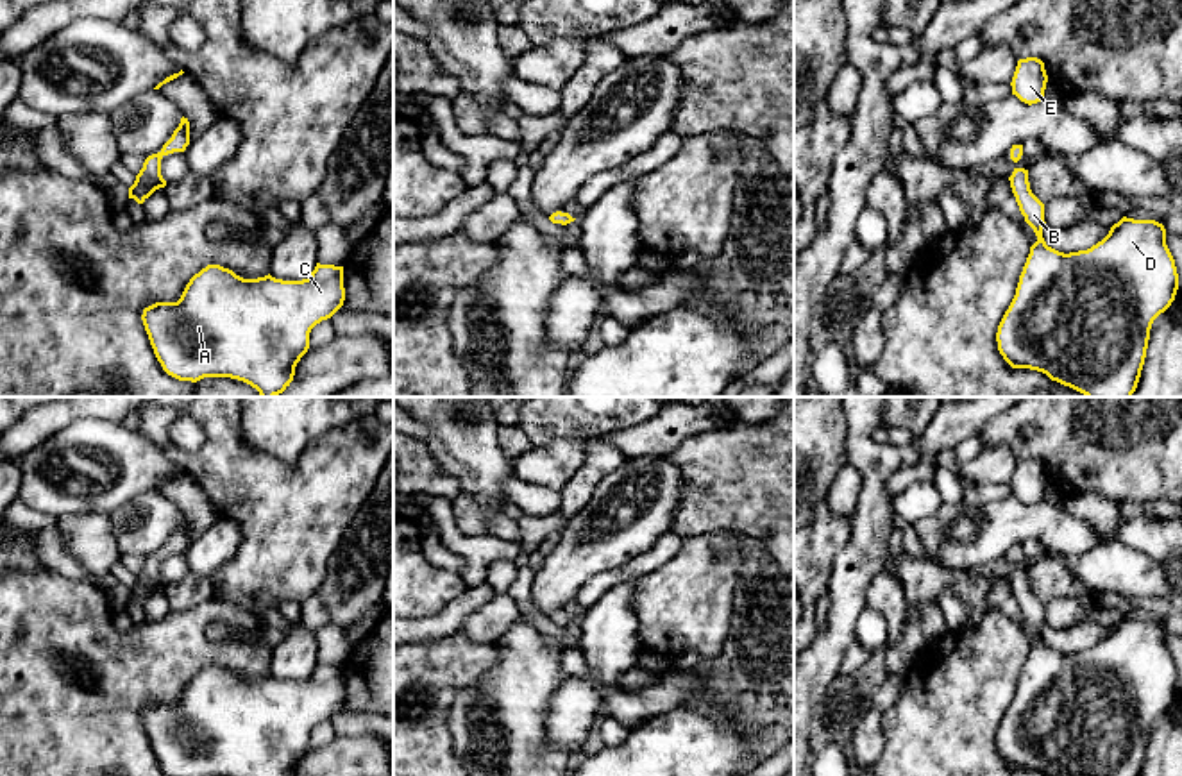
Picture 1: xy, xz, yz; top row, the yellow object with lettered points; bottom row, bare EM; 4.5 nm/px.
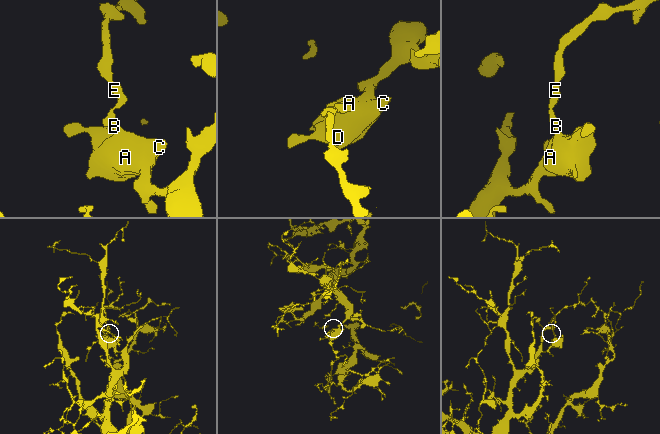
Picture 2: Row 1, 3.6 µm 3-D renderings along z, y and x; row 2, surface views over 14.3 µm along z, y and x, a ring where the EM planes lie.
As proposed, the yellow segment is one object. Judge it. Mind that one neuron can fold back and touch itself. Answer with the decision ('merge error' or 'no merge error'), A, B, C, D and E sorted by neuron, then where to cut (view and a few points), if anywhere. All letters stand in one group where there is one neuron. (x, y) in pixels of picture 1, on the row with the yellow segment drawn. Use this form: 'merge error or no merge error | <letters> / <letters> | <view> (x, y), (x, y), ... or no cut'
no merge error | A B C D E | no cut

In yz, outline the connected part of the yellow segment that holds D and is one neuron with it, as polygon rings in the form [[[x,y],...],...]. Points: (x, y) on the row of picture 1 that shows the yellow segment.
[[[1014,168],[1009,181],[1037,241],[1030,247],[1016,295],[998,325],[1000,354],[1012,368],[1043,372],[1085,397],[1132,397],[1152,324],[1171,306],[1178,290],[1164,225],[1123,216],[1091,249],[1064,254],[1048,247],[1043,238],[1044,204],[1030,190],[1028,170]]]

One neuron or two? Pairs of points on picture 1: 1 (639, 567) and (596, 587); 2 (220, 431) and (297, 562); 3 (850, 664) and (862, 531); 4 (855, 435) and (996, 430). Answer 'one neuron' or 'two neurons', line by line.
1: one neuron
2: one neuron
3: two neurons
4: two neurons

